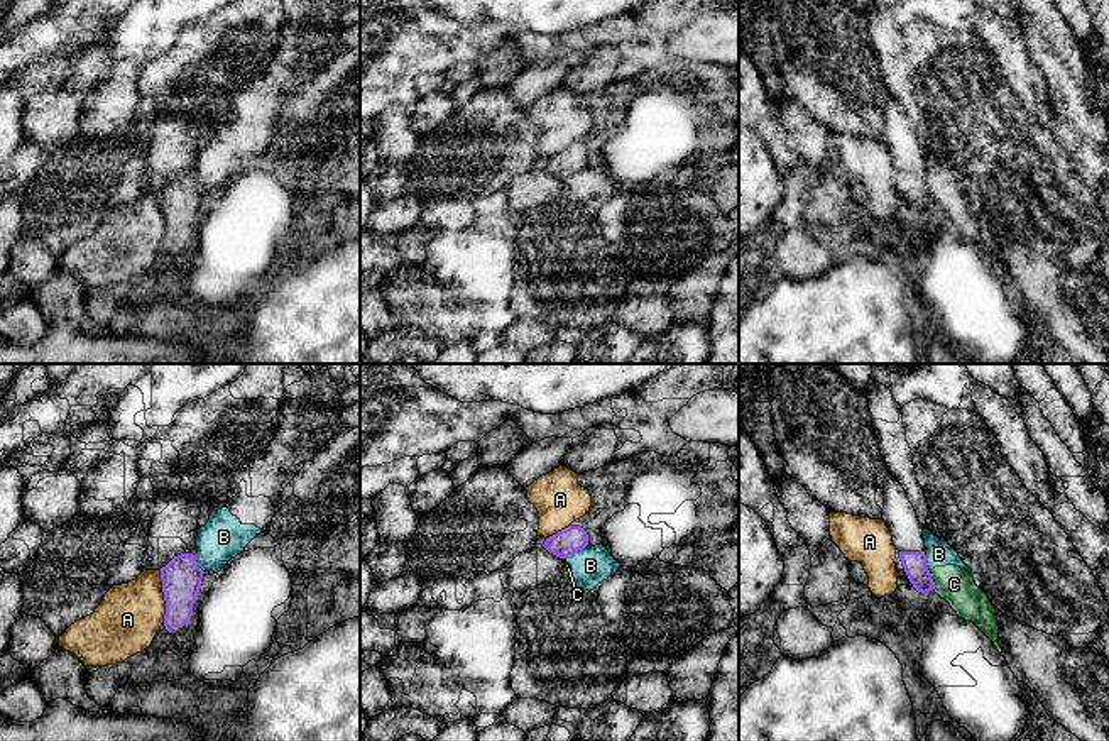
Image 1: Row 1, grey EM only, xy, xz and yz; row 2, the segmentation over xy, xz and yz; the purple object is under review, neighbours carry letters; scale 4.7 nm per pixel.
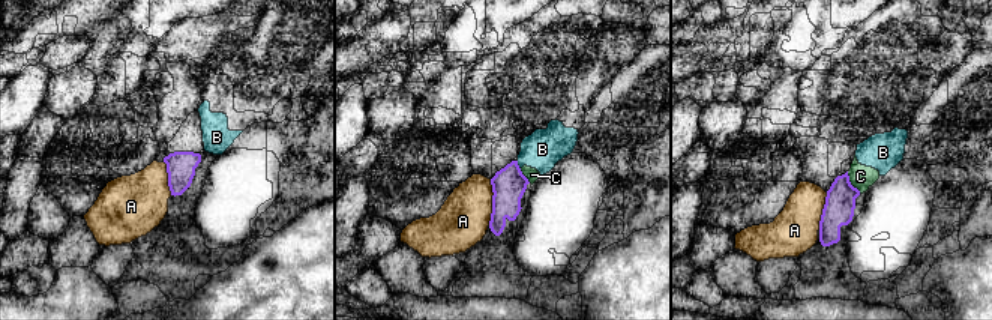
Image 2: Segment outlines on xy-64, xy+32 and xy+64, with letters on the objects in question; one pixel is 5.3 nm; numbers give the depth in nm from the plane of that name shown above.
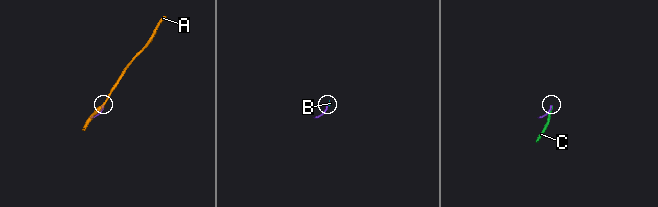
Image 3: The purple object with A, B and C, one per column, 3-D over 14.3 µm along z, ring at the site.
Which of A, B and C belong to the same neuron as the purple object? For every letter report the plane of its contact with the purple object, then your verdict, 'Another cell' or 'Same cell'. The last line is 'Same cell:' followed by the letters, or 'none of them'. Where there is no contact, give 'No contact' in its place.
A: Touches purple in xy. Another cell
B: Touches purple in xz. Another cell
C: Touches purple in yz. Another cell
Same cell: none of them

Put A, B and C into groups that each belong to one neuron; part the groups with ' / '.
A / B C

